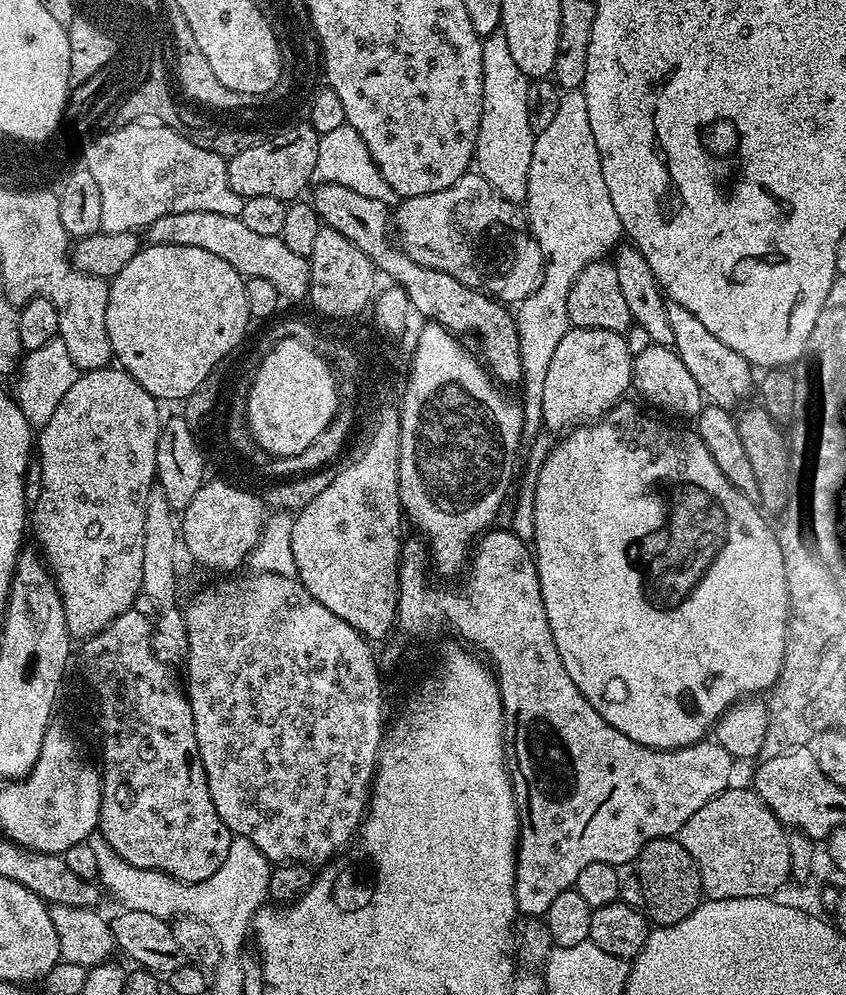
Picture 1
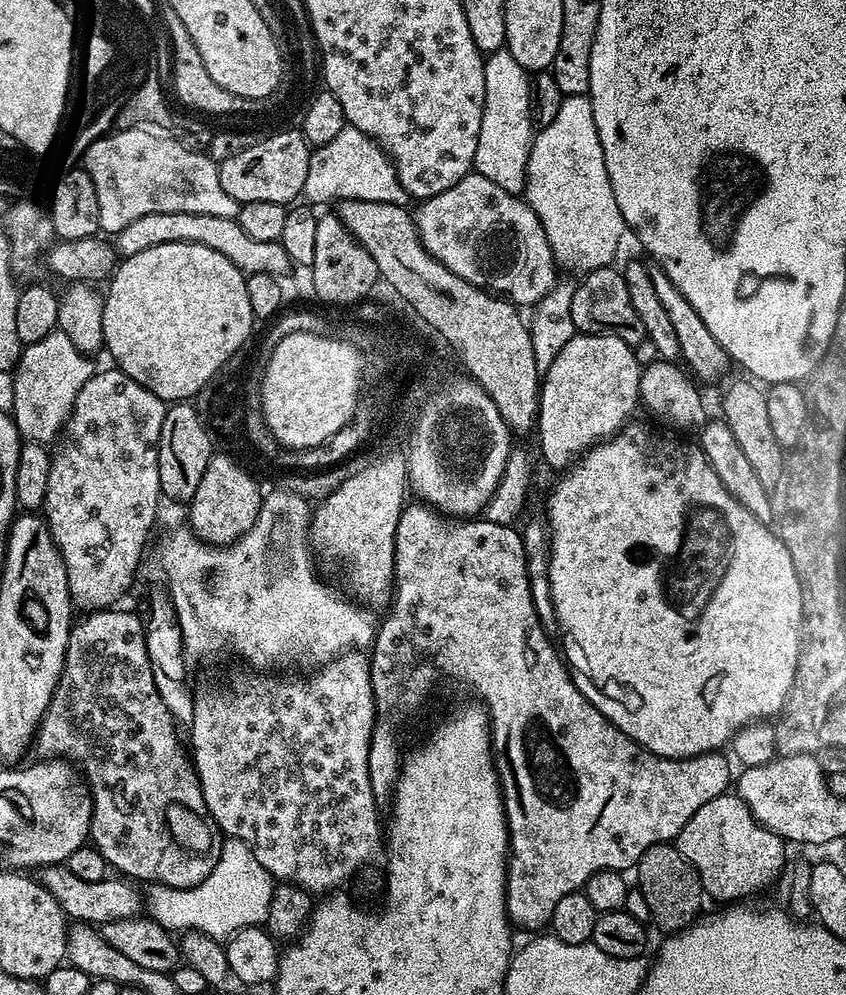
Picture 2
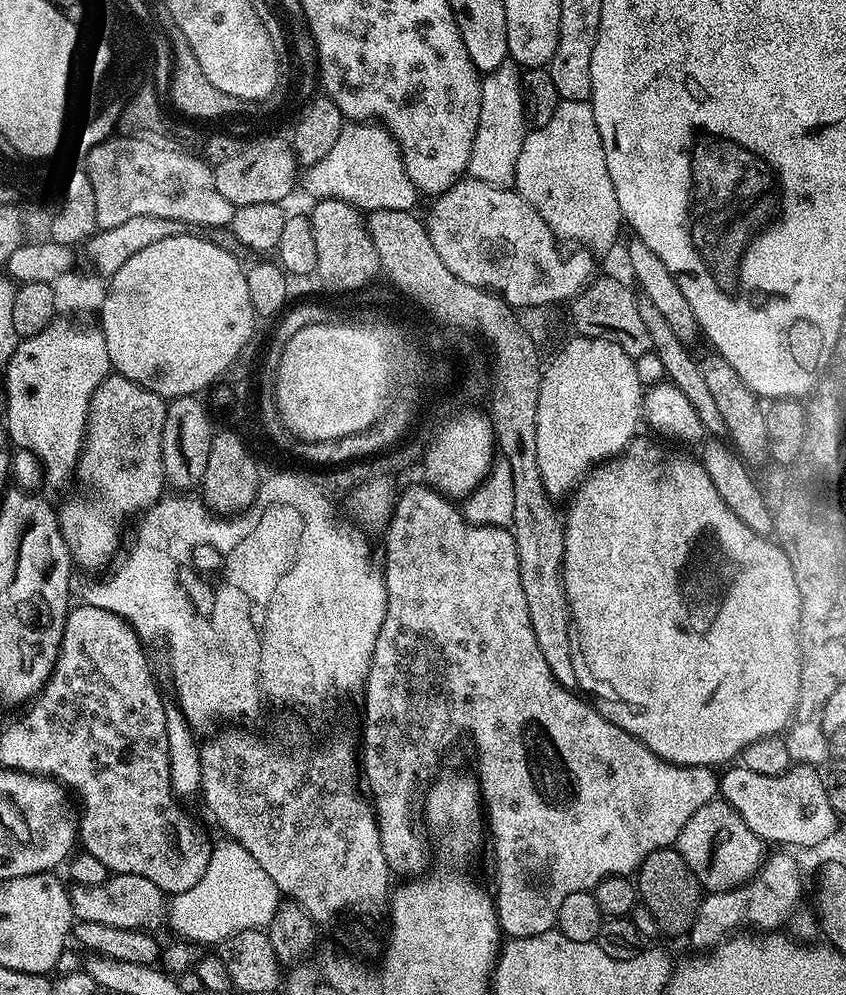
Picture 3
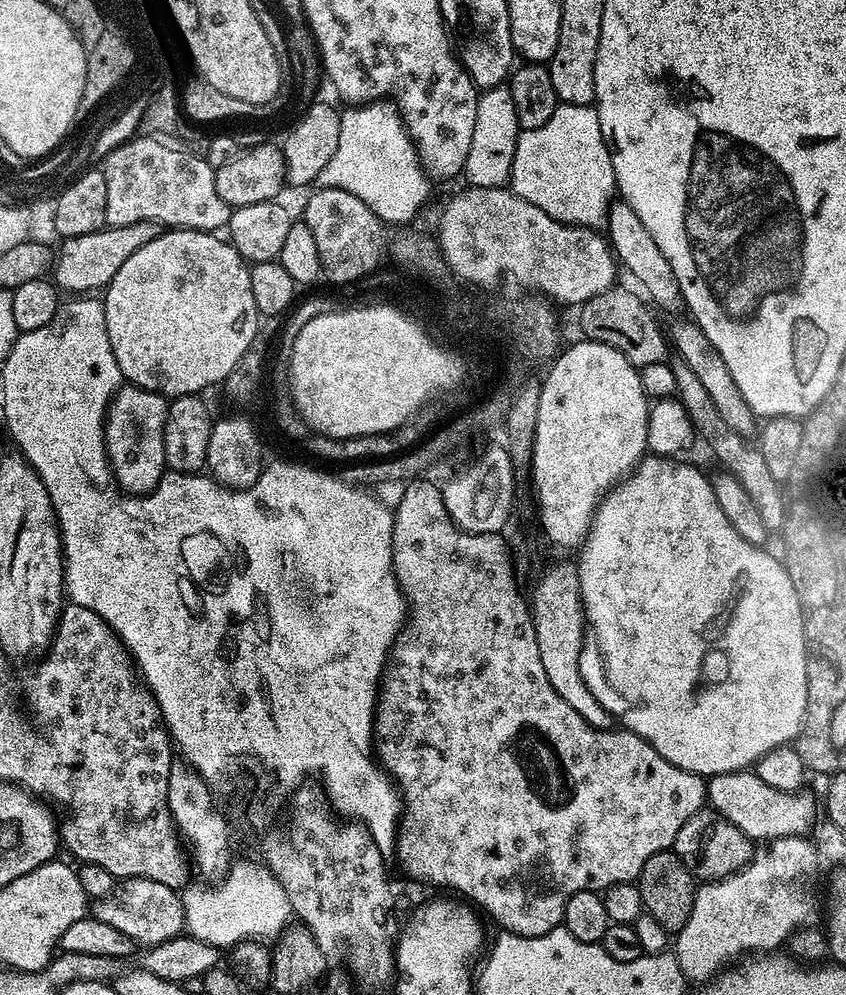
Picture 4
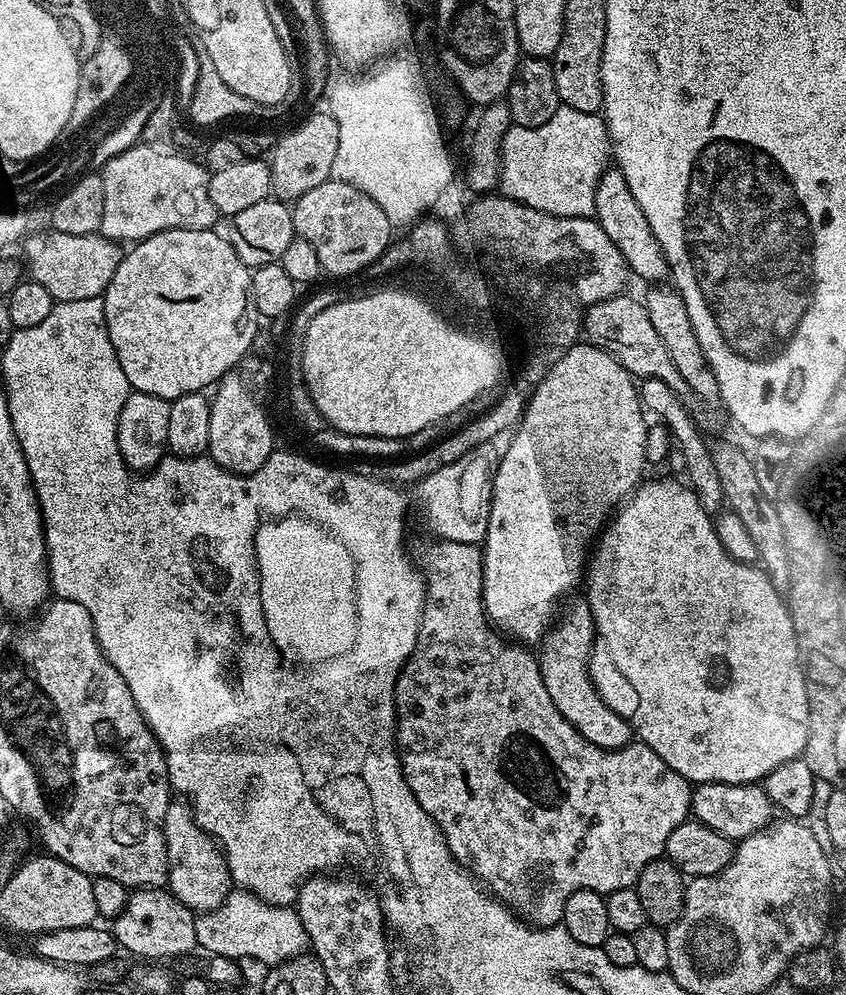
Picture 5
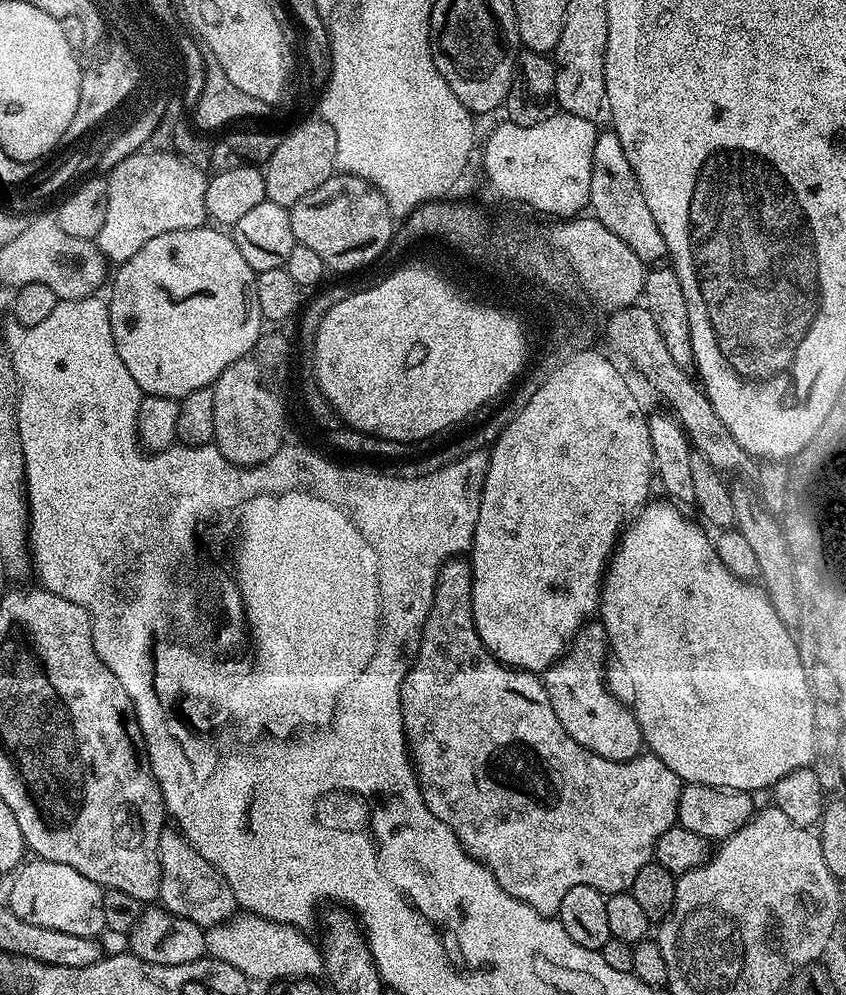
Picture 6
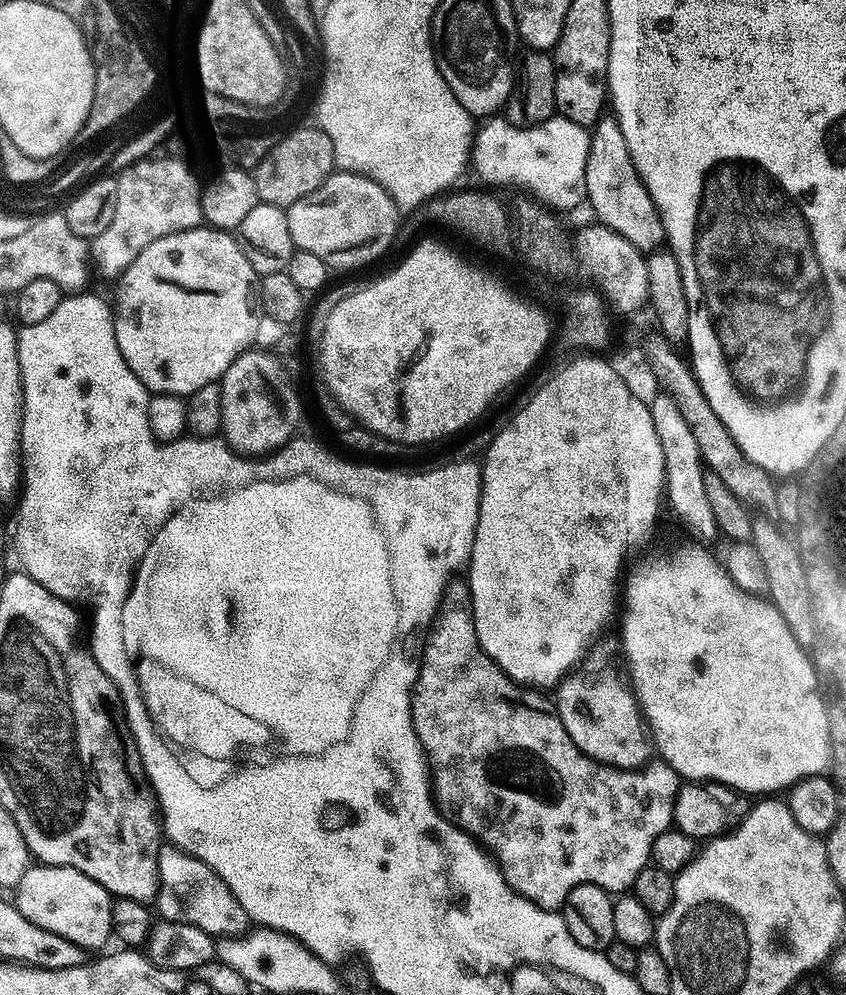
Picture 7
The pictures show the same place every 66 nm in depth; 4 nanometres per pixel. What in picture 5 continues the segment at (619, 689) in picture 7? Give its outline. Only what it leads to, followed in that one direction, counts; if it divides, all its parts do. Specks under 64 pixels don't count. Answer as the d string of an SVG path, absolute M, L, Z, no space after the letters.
M580 594L565 599L559 609L558 619L549 628L542 641L544 653L539 653L538 656L542 682L546 686L546 694L550 694L550 702L554 702L554 706L558 706L558 714L562 714L562 718L566 718L566 722L570 722L570 726L574 726L574 730L578 730L578 734L582 734L582 738L586 738L586 742L590 742L599 748L625 748L633 739L634 729L625 717L623 720L600 697L600 692L596 689L596 684L592 681L591 674L588 673L588 659L592 656L592 643L595 645L597 640L596 623L592 617L592 611L587 599Z

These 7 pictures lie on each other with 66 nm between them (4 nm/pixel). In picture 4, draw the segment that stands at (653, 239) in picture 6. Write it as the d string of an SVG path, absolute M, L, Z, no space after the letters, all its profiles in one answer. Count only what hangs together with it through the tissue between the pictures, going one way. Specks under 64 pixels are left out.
M616 202L608 209L606 239L623 271L625 268L644 287L643 295L653 305L656 303L664 312L672 312L676 307L681 307L680 287L674 278L674 270L670 270L670 264L662 258L662 252L658 250L650 234L646 234L646 228L642 226L642 222L638 222L638 216L634 214L634 210L630 210L628 204Z

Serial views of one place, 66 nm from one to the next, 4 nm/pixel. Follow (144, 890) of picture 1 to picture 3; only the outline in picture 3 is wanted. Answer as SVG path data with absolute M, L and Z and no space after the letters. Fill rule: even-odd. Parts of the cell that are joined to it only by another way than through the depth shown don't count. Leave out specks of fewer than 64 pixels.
M227 838L220 840L220 842L218 840L213 843L206 874L199 880L198 885L190 890L183 891L182 894L171 897L169 901L168 915L166 917L167 925L171 926L177 937L185 939L189 943L202 946L205 946L204 944L216 946L223 943L238 933L236 916L240 916L240 929L242 931L267 929L268 924L273 920L273 916L277 912L277 906L282 903L280 891L271 881L268 873L251 857L250 852L235 840ZM248 904L252 904L252 908L256 908L256 916L260 916L260 920L248 920L248 924L244 924L244 908L248 908Z

